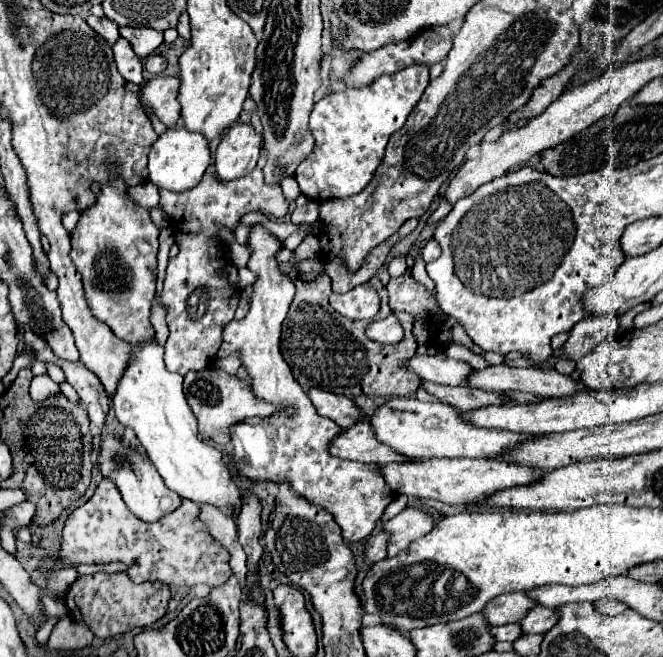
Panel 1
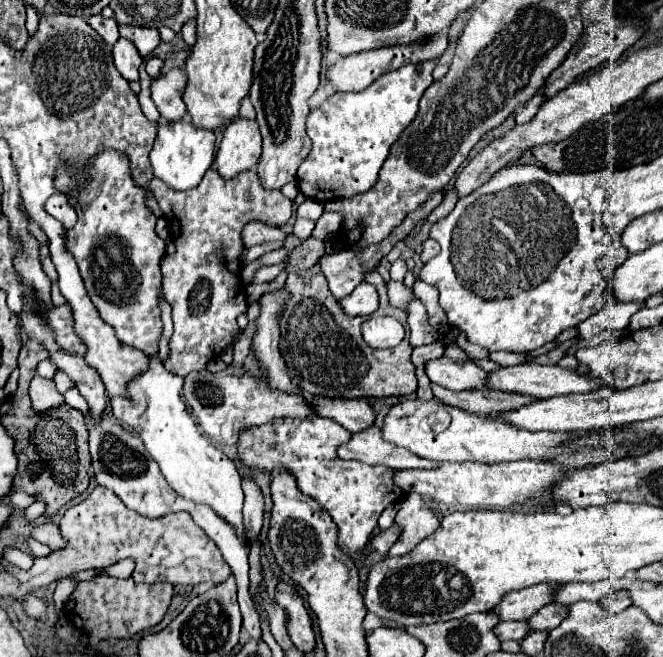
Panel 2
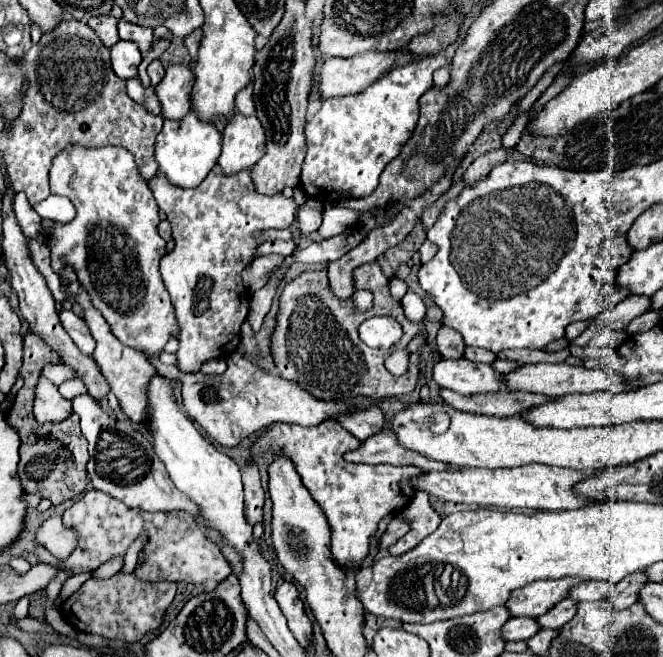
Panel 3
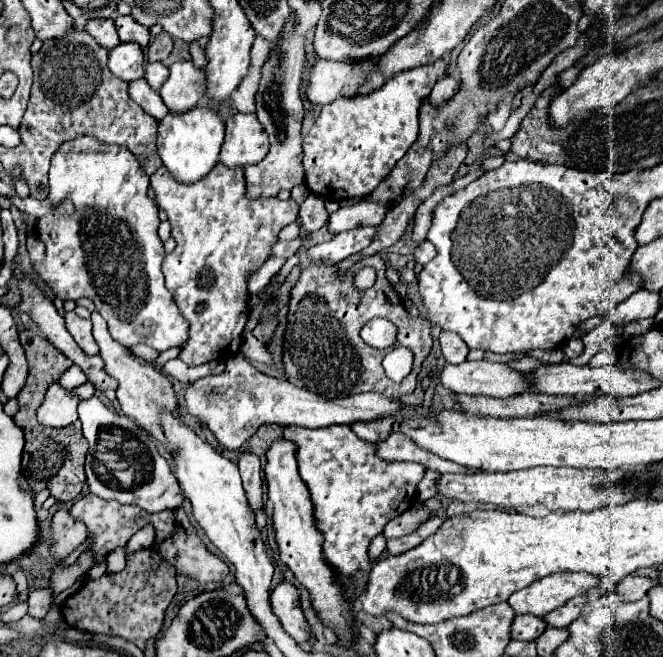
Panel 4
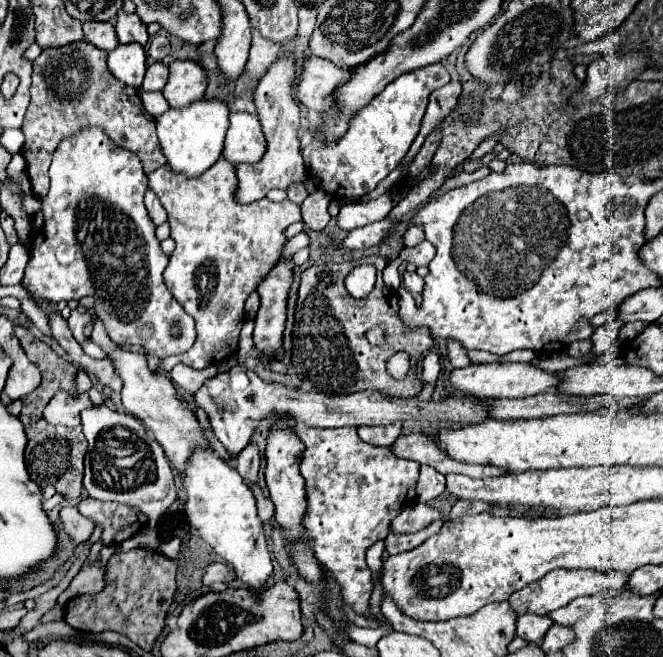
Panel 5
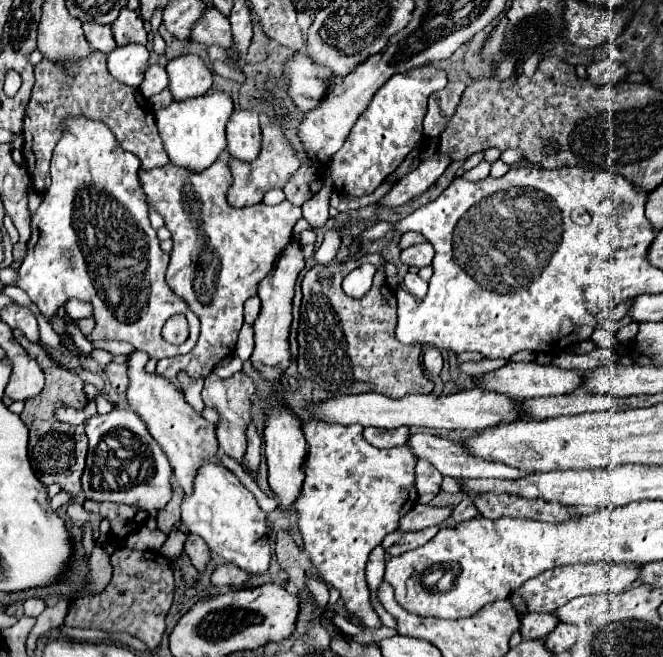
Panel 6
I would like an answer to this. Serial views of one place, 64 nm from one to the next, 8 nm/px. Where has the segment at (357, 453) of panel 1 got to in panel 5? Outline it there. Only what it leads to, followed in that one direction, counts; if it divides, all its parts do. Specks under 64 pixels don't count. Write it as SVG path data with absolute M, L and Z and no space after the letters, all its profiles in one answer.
M408 434L398 436L398 440L390 446L394 456L414 460L418 464L426 464L436 468L442 474L466 474L472 478L488 478L488 476L500 476L500 468L492 466L480 466L480 464L462 464L452 460L448 454L440 452L428 438L422 434Z

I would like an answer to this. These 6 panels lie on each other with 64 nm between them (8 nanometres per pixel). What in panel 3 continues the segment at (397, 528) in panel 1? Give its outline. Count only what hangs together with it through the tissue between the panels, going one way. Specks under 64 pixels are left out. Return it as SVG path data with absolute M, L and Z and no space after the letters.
M414 492L412 502L408 504L408 508L402 510L404 520L408 520L410 530L408 534L404 534L388 552L392 556L400 556L412 548L416 548L428 534L432 534L438 526L440 526L440 516L432 510L430 502L428 502L428 494L424 492Z

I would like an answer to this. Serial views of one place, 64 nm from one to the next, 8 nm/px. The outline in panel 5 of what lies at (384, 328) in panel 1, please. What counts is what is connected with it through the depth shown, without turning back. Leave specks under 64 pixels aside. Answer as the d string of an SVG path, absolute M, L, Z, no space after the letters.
M374 326L374 328L370 328L366 334L368 334L368 342L370 342L370 344L380 346L380 344L386 342L386 330L384 330L382 326Z

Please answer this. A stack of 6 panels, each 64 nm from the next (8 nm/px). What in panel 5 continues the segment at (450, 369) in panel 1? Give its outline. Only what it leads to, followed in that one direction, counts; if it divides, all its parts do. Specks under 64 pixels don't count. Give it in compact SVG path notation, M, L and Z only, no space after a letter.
M470 364L466 368L454 368L448 374L450 386L462 394L478 396L478 398L524 398L534 396L540 392L550 392L558 384L556 376L552 372L538 370L530 364Z

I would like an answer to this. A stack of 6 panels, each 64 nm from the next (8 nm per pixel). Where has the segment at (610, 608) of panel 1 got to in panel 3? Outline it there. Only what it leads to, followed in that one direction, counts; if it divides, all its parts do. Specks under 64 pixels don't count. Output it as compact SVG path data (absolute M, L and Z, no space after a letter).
M636 572L634 576L626 576L622 582L618 582L612 592L608 594L608 600L612 604L614 610L624 610L630 604L636 602L638 590L642 588L642 584L646 582L646 576L642 572Z

